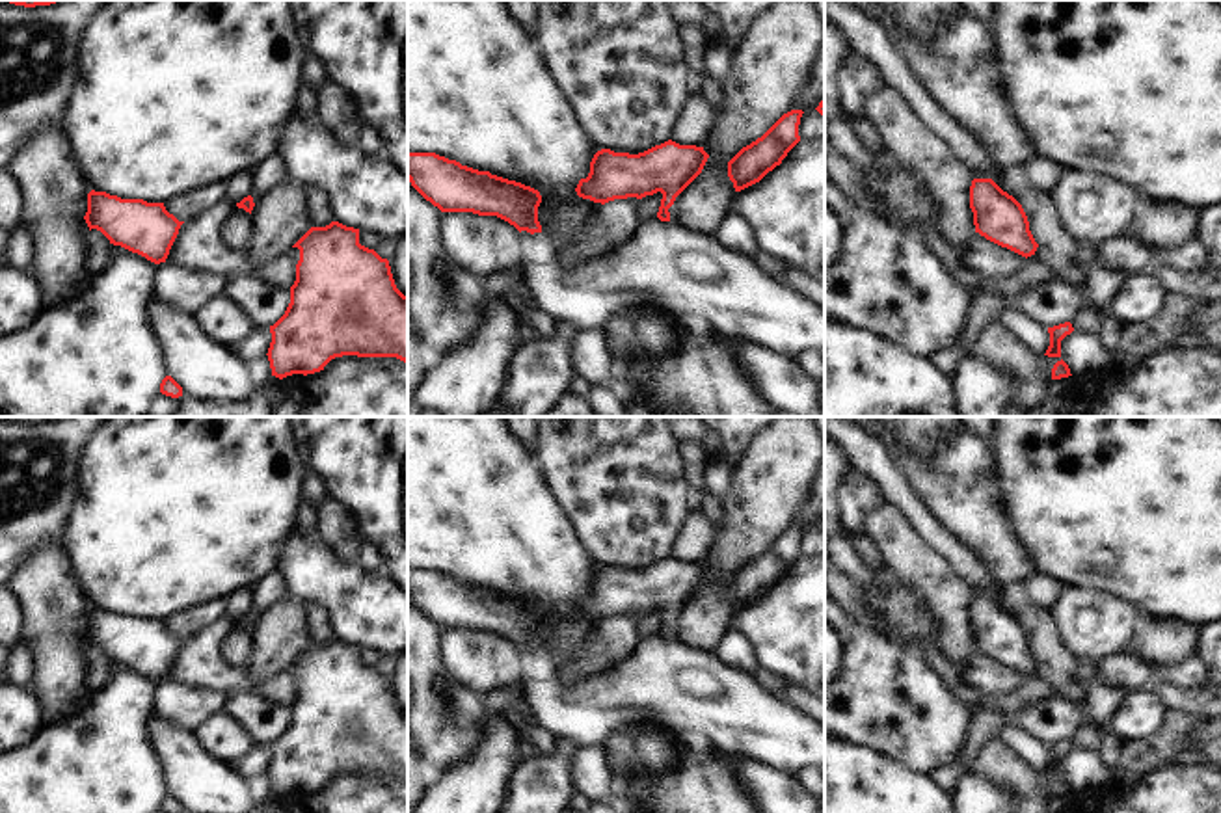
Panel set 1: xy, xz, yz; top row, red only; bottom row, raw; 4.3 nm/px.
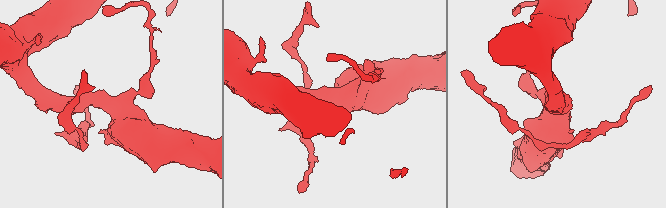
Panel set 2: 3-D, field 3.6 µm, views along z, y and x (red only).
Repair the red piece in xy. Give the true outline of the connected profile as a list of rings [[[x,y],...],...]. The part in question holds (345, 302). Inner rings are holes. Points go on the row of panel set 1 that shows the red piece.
[[[331,221],[311,227],[292,247],[300,249],[296,281],[285,314],[270,326],[272,376],[315,374],[342,355],[396,357],[408,363],[408,296],[393,279],[387,259],[359,244],[359,229]]]

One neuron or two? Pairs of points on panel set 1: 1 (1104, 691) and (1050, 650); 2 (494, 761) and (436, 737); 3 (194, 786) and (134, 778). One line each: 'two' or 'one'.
1: two
2: two
3: two

